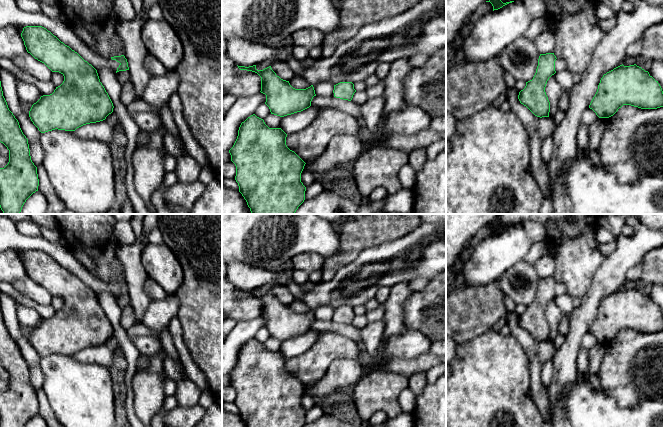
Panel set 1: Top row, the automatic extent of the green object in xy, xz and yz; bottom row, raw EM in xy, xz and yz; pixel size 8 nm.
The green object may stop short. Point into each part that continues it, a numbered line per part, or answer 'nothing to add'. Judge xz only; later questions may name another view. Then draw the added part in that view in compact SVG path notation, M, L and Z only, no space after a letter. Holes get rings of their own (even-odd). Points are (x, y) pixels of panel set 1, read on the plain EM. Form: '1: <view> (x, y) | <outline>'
nothing to add

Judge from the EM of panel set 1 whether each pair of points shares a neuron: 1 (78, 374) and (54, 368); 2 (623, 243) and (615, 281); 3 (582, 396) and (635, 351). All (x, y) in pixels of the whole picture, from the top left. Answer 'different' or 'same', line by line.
1: same
2: same
3: different

